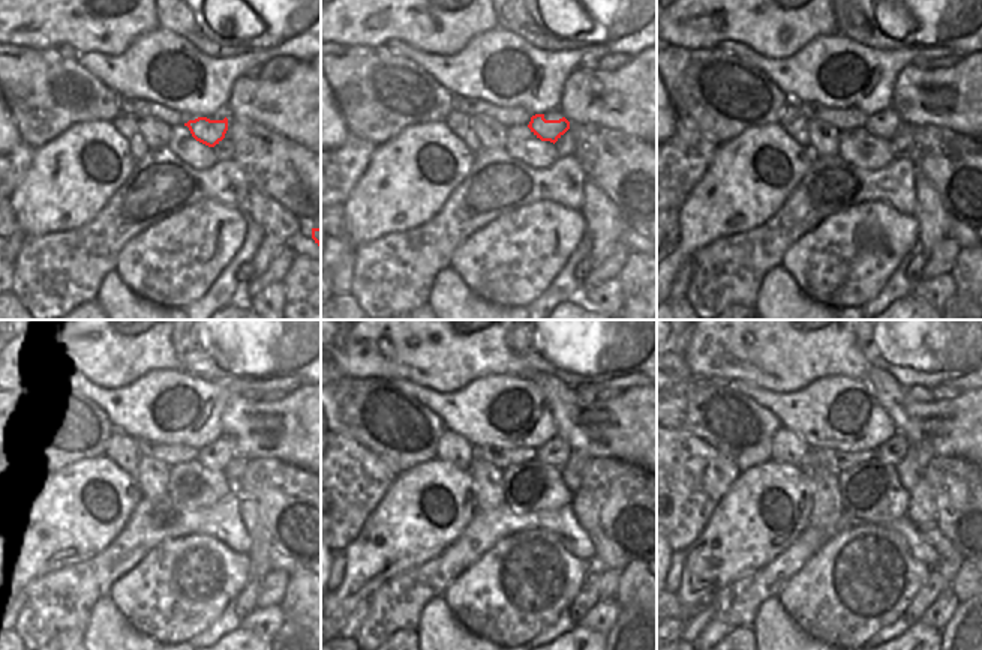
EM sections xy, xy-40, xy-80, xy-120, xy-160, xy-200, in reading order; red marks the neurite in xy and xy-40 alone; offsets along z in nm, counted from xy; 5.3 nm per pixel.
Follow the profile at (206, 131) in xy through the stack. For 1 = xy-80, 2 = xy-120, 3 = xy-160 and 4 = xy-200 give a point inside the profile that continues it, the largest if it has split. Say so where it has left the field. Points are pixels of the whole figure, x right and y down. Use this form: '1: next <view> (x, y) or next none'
1: next xy-80 (886, 129)
2: next xy-120 (216, 463)
3: next xy-160 (558, 463)
4: next xy-200 (880, 457)

